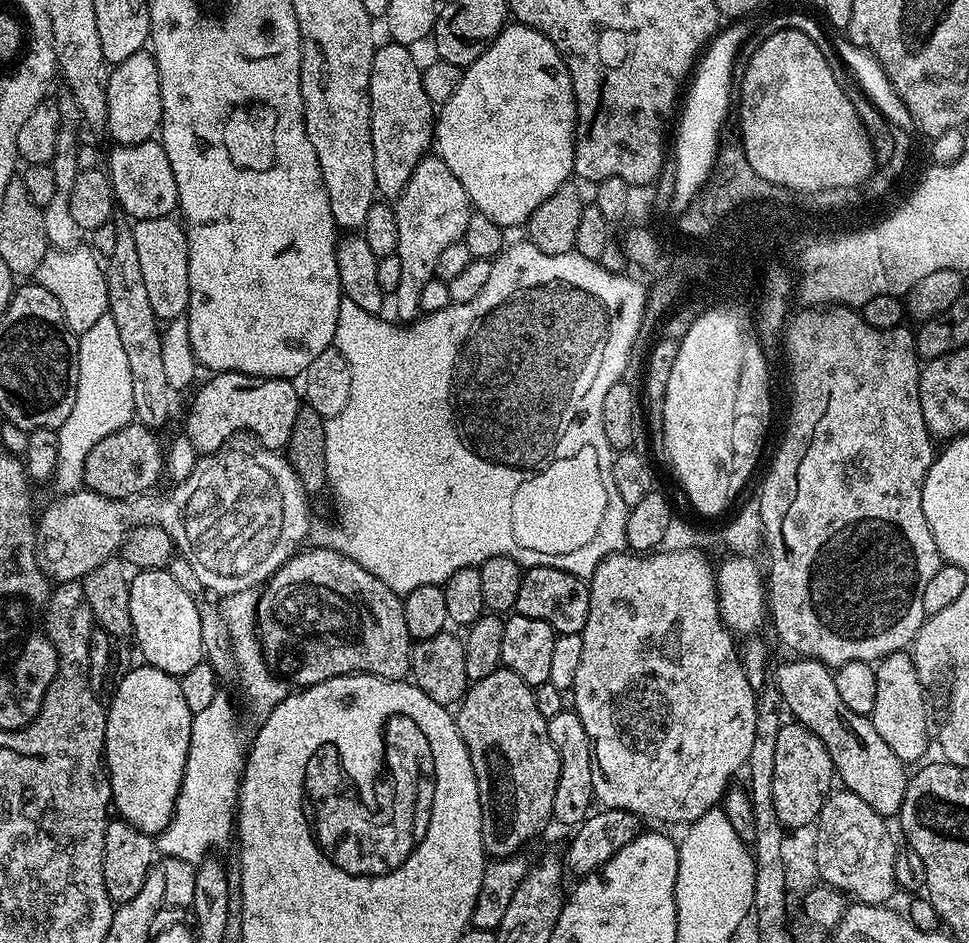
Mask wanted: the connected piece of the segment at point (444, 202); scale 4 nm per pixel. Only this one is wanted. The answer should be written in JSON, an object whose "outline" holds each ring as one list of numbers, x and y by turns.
{"outline":[[439,154,423,156,418,166,414,166,414,174,410,174,410,182,406,182,399,196,395,197,394,207,398,222,398,246,394,254,398,262,402,262,402,282,398,282,398,290,394,294,394,300,400,303,395,319,412,322,421,315,422,286,436,276,442,250,463,240,466,222,470,222,474,209,466,190,462,190,462,182,454,178,454,170,446,166]]}

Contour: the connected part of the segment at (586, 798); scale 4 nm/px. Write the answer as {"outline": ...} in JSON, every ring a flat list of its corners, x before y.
{"outline":[[559,712,548,720,550,742,558,750,560,769,558,770,558,790,554,790,552,820,560,824,579,826,588,819,594,808,594,761,592,759,592,740,582,726,582,718,576,712]]}

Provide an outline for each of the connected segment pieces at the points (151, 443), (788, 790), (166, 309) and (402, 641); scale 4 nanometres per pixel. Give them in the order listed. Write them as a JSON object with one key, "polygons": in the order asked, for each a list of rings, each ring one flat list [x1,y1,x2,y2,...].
{"polygons":[[[131,422,116,433,107,434,88,454,84,466,85,489,104,500,131,501,143,497,165,471,165,449,153,429,137,422]],[[788,722,785,728,778,729,776,741,771,741,770,746,774,750,773,802,777,818,788,830,815,824,834,788,834,769,826,746,822,746,810,729,795,722]],[[163,216,135,221,132,230,147,297,150,298,150,309,160,322,181,319,187,313,190,302,190,262,185,225,172,216]],[[319,547,281,563,259,589,256,634,268,667,292,686,353,674,405,679,414,641,406,630,401,593,390,590,386,582,341,552]]]}

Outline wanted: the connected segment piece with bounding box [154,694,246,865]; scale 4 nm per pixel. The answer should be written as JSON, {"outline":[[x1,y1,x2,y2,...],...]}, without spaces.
{"outline":[[217,694,206,710,192,717,190,754,186,758,186,770,176,799,176,812,154,840,161,857,173,856,182,858,182,862,197,865,211,853,208,852,211,848,229,843,228,836,230,840,234,832,245,759,246,744,240,741,236,712,224,694]]}

